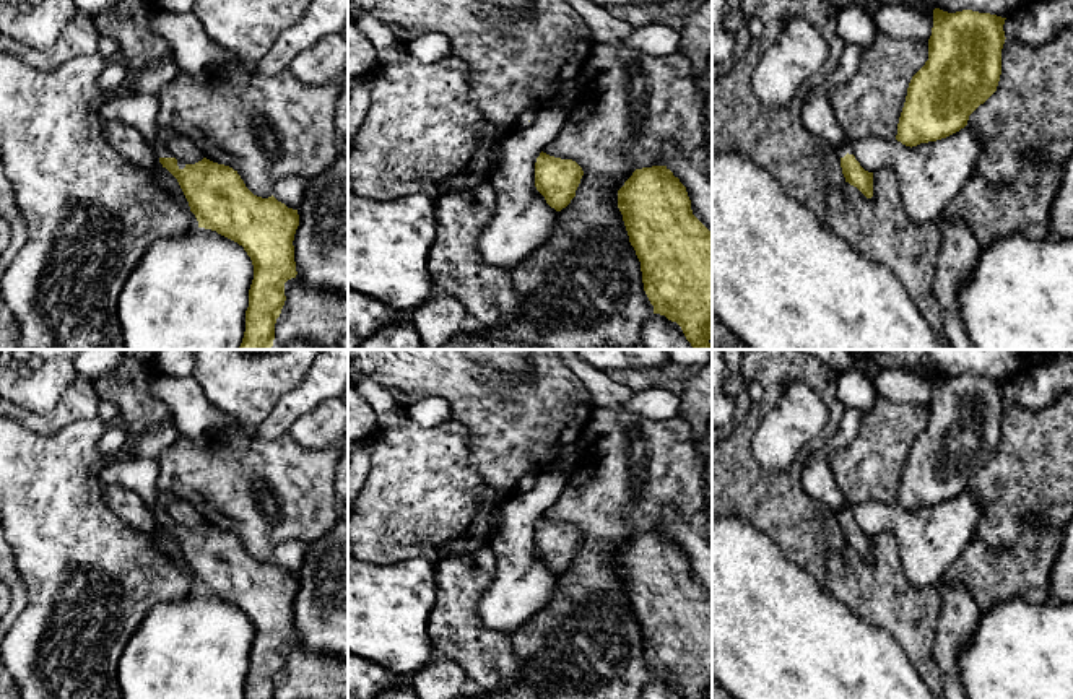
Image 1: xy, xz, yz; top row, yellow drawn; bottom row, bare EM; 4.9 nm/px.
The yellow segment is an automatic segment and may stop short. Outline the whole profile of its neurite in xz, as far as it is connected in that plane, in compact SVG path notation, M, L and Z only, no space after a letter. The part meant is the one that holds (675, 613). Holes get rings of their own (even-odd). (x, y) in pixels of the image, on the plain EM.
M667 530L636 533L618 554L618 572L641 626L644 655L654 678L676 686L684 699L712 699L712 597L693 579L686 551Z

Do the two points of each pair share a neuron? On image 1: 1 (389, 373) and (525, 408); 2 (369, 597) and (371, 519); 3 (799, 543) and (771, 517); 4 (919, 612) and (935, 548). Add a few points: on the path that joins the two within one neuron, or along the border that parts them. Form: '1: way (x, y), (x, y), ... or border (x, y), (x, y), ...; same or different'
1: way (423, 373), (447, 373), (491, 405); same
2: border (407, 558), (389, 564), (364, 561); different
3: way (792, 537), (777, 522); same
4: border (901, 556), (901, 571), (912, 584), (938, 587); different

